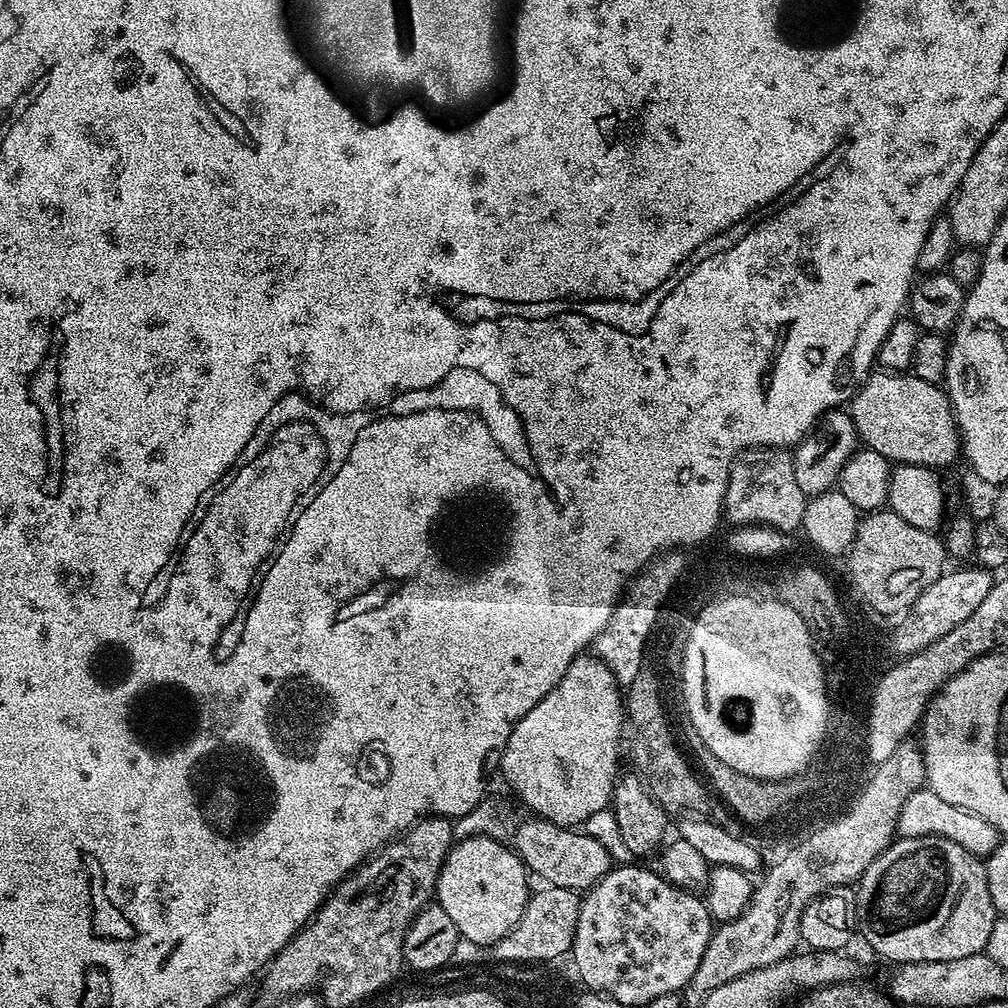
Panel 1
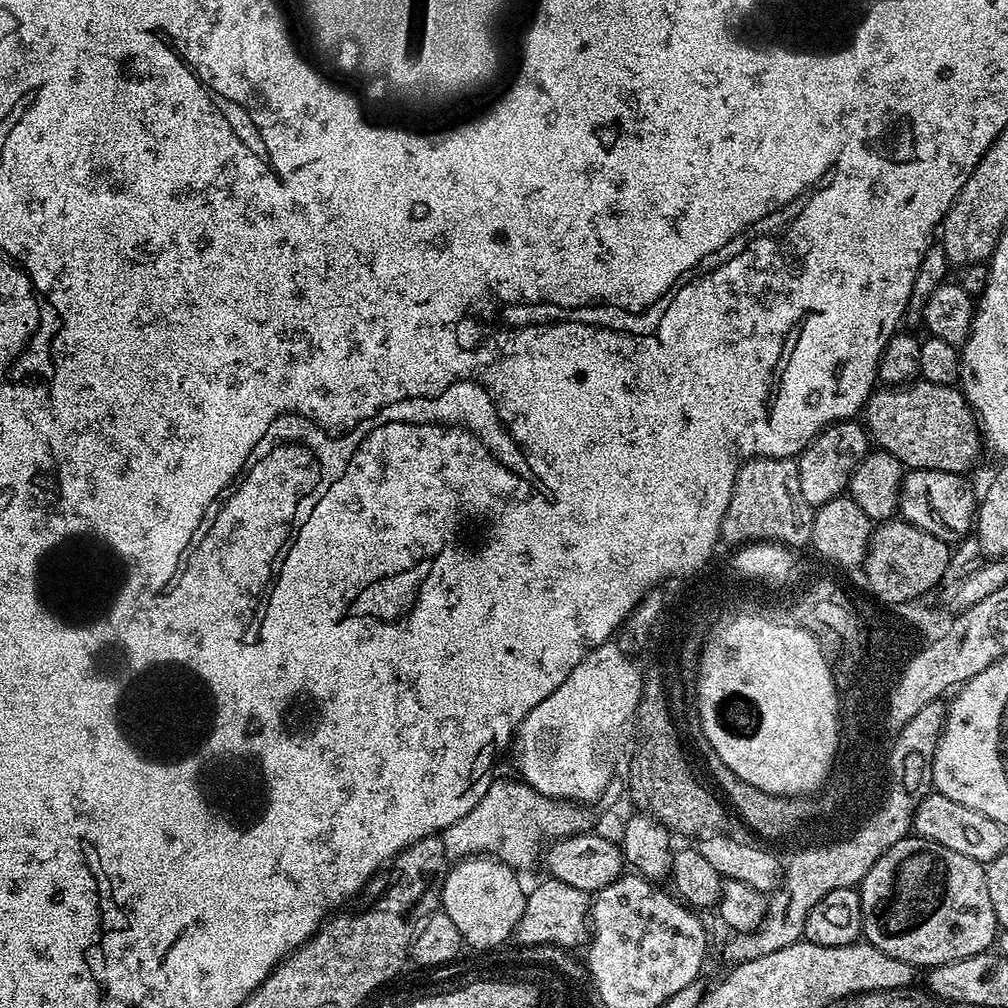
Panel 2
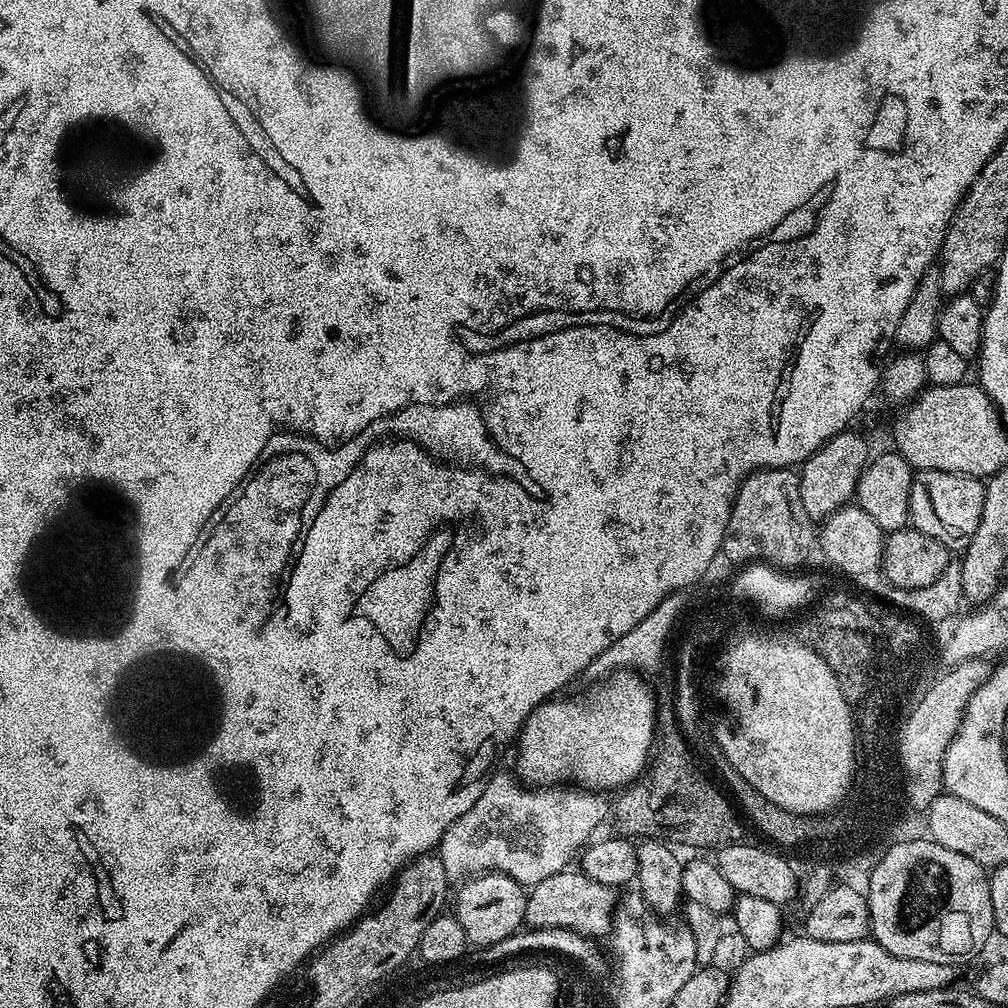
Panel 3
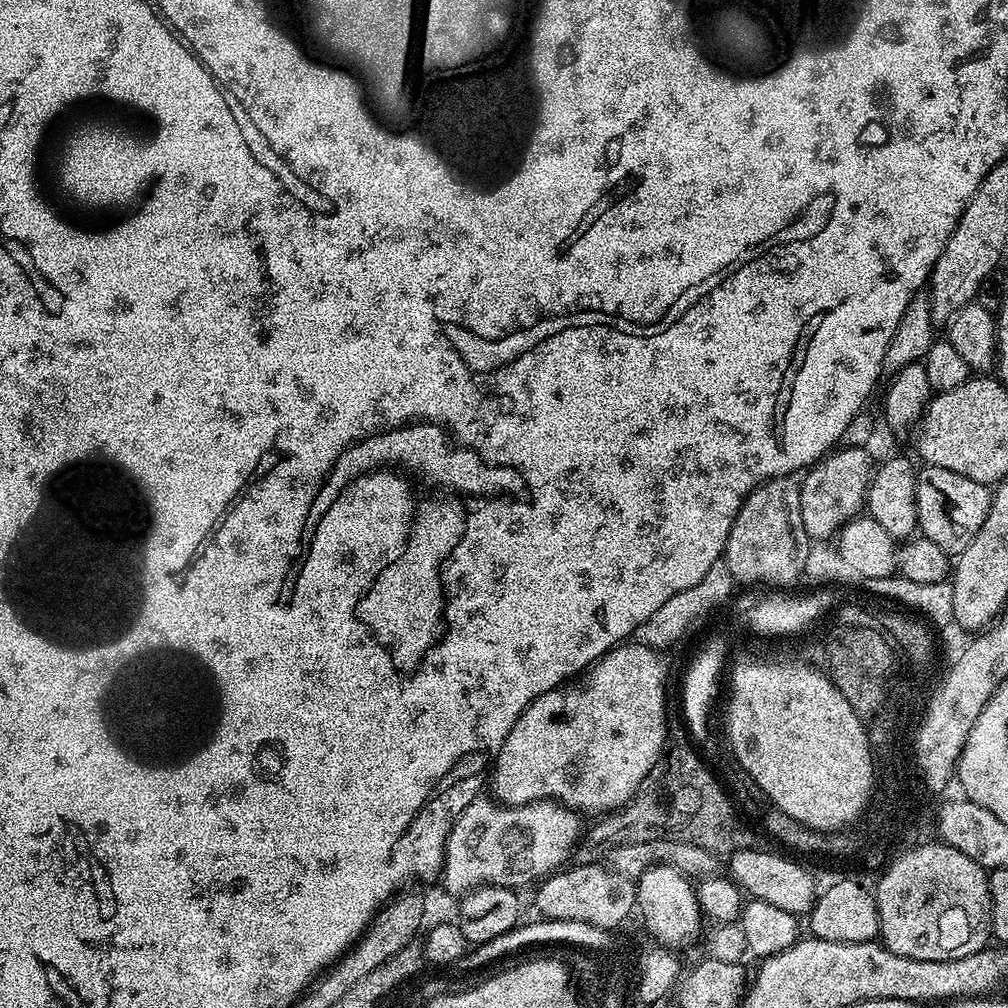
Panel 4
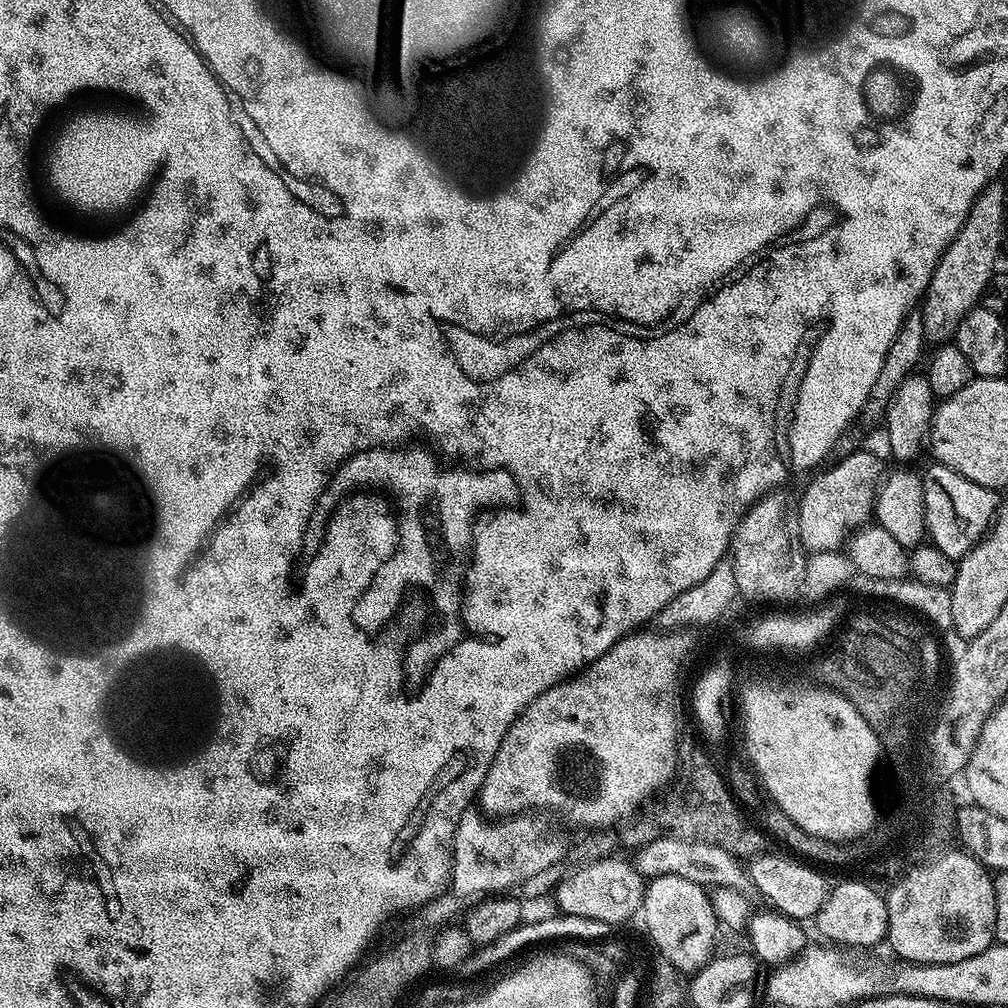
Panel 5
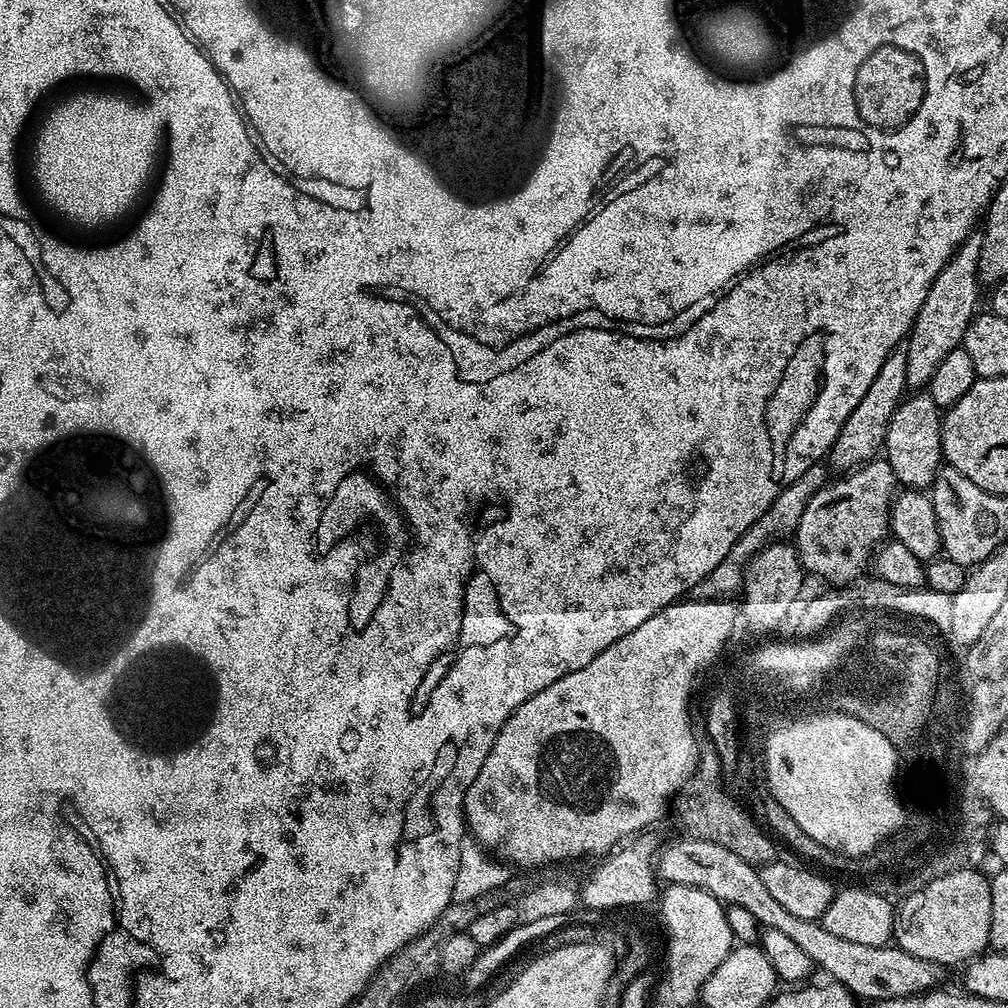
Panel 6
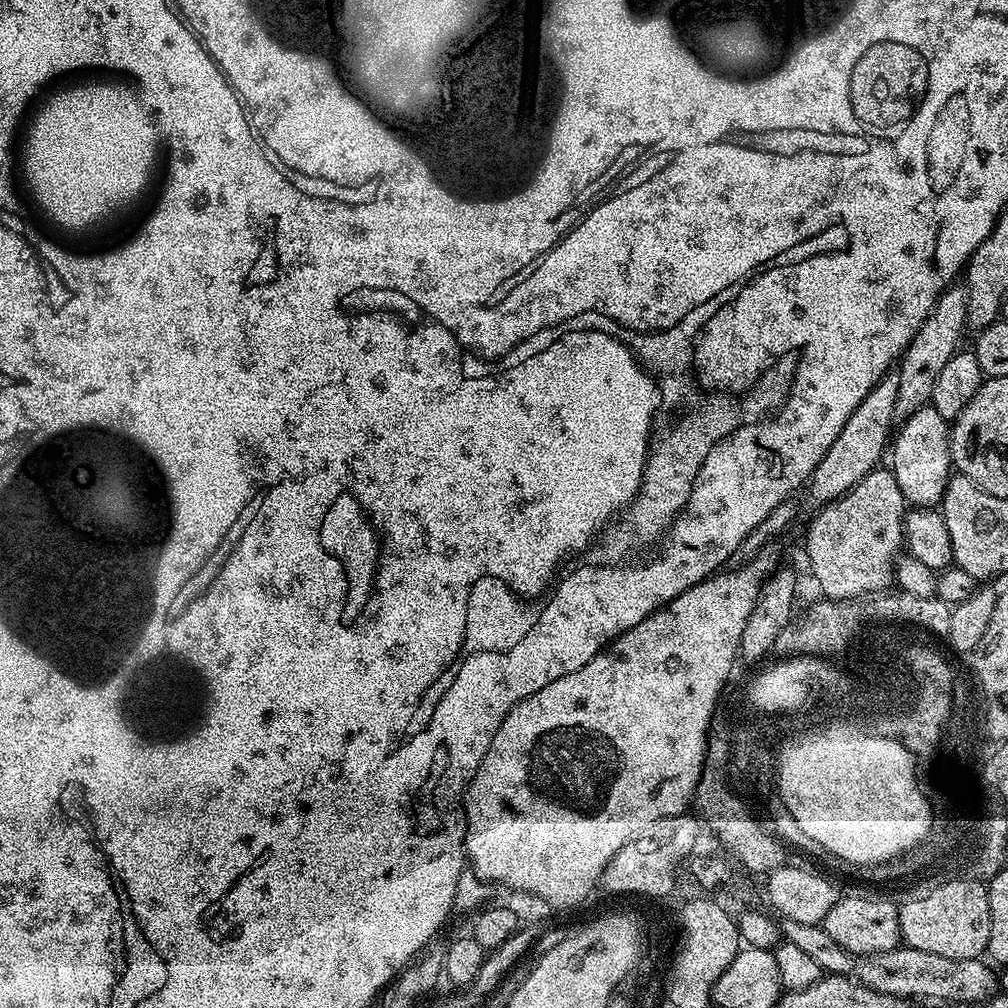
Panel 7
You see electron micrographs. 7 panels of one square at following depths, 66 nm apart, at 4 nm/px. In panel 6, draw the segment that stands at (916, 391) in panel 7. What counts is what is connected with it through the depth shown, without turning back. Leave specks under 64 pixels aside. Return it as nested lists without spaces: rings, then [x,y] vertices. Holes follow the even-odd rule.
[[[973,234],[960,243],[955,254],[942,266],[942,270],[934,278],[930,290],[926,294],[926,302],[922,302],[922,310],[918,310],[918,318],[912,323],[912,330],[906,337],[906,382],[912,390],[927,389],[930,378],[934,378],[934,370],[942,363],[942,358],[950,354],[950,350],[961,347],[968,323],[977,315],[976,303],[981,303],[982,285],[978,274],[978,258],[980,257],[980,236]]]

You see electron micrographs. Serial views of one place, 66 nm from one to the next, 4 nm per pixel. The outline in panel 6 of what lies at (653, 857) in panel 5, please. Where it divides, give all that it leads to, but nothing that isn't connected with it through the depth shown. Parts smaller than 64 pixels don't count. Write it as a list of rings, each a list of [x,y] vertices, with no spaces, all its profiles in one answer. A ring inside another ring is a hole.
[[[683,838],[668,844],[664,849],[659,849],[658,859],[654,864],[654,872],[665,885],[681,884],[682,886],[694,886],[714,894],[728,906],[742,906],[764,928],[773,928],[788,935],[797,943],[799,949],[812,959],[813,965],[825,972],[825,977],[831,978],[835,983],[846,986],[852,991],[853,996],[861,1001],[869,1000],[893,1000],[903,996],[919,996],[922,992],[930,992],[941,987],[940,984],[947,978],[949,969],[938,962],[926,962],[926,958],[914,958],[914,954],[906,954],[906,950],[895,946],[862,946],[858,942],[846,942],[846,938],[838,938],[838,934],[830,934],[830,930],[824,928],[820,920],[807,920],[806,918],[794,918],[790,910],[785,910],[774,897],[766,891],[766,886],[760,877],[760,868],[755,864],[738,858],[738,854],[726,850],[726,846],[718,846],[718,842],[706,842],[695,838]]]

